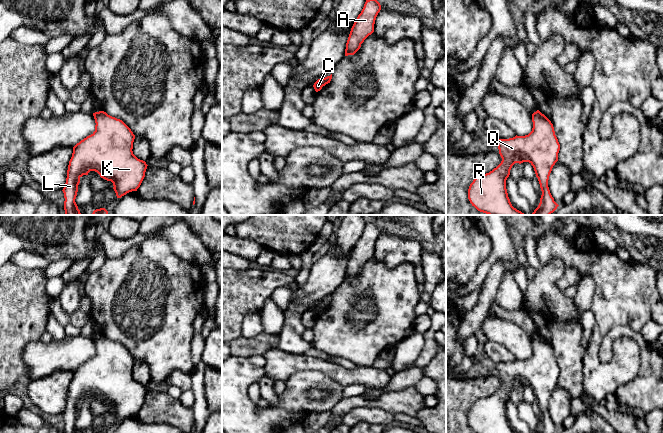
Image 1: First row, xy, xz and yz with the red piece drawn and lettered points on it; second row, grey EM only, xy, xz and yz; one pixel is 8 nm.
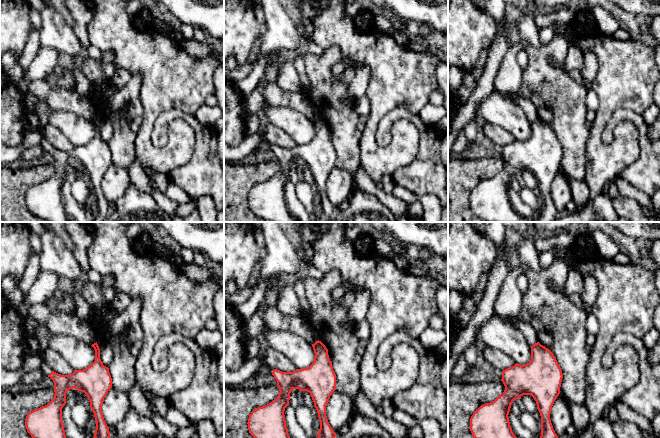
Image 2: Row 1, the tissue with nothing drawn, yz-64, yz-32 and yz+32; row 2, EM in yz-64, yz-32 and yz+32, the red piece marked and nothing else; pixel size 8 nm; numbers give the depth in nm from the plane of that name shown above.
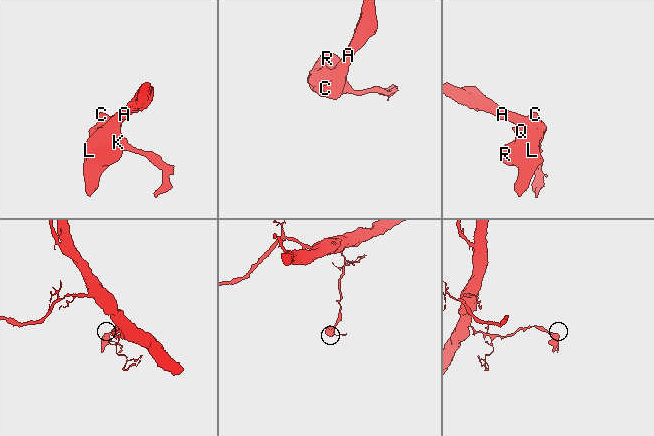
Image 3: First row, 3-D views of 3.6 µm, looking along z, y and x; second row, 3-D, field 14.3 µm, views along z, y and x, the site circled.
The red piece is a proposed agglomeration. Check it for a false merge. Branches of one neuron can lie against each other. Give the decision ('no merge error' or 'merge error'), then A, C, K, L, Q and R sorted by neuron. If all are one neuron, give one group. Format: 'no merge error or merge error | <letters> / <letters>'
no merge error | A C K L Q R

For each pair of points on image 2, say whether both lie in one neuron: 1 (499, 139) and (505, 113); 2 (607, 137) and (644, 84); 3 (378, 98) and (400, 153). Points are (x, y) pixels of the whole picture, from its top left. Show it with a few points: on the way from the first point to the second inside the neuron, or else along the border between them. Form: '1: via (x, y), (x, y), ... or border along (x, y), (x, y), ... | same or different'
1: border along (487, 122), (505, 128), (515, 139) | different
2: border along (641, 114), (630, 109), (617, 109), (606, 122) | different
3: via (374, 116), (371, 123), (371, 143), (382, 153) | same

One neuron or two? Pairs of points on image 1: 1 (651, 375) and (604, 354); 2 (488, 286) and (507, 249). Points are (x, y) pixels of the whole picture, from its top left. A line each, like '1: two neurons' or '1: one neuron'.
1: one neuron
2: two neurons

